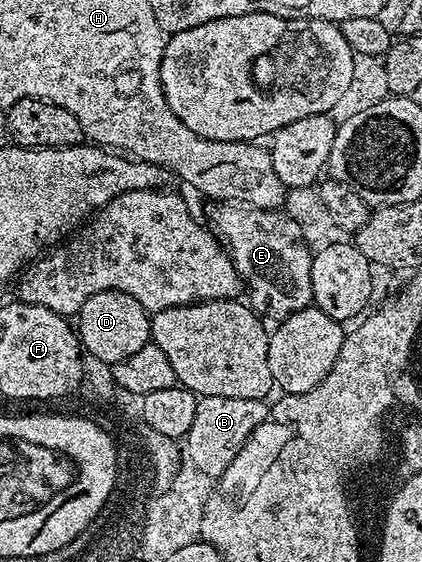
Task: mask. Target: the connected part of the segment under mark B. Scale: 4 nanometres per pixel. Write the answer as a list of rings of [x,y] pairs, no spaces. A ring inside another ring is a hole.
[[[201,395],[197,398],[198,413],[194,413],[194,425],[186,437],[186,459],[191,466],[209,476],[213,481],[219,480],[222,473],[230,466],[230,461],[246,445],[246,441],[269,418],[270,407],[263,399],[243,399],[242,397],[210,397]]]

